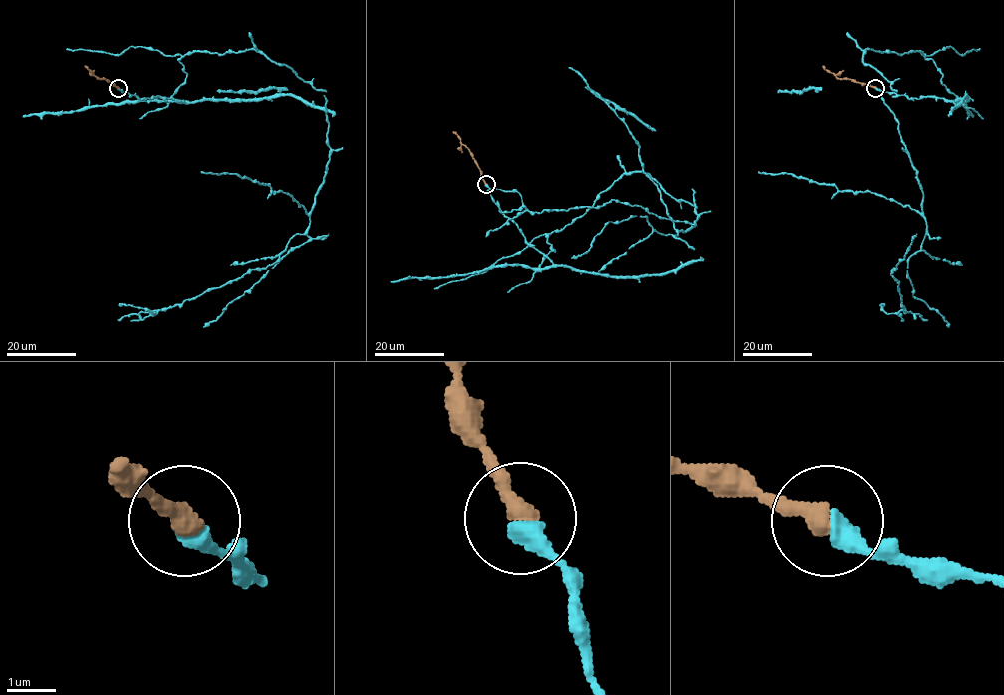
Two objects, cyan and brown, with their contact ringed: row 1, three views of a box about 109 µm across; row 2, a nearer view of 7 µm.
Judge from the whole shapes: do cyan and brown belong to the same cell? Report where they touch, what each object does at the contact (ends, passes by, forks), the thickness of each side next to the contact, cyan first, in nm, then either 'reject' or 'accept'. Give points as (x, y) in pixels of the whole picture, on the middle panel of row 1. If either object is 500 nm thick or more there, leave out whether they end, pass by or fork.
place (486, 184); cyan ends; brown ends; calibres 440 and 400 nm; accept

